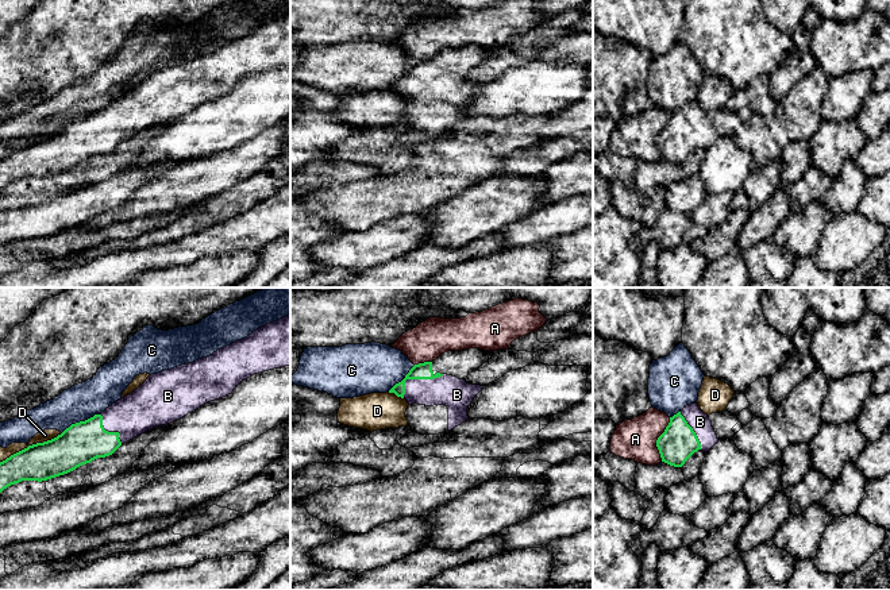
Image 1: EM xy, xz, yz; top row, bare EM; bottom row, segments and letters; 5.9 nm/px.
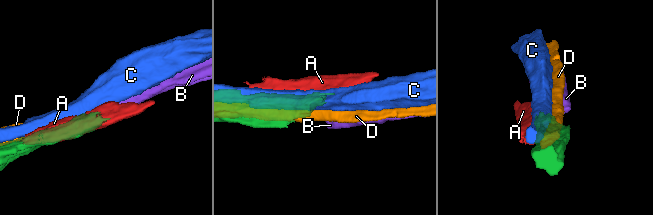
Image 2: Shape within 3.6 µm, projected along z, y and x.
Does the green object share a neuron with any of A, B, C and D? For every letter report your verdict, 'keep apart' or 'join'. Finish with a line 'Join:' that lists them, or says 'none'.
A: keep apart
B: join
C: keep apart
D: keep apart
Join: B

